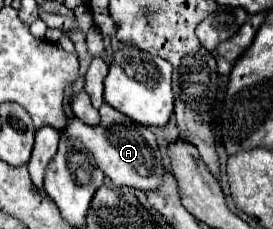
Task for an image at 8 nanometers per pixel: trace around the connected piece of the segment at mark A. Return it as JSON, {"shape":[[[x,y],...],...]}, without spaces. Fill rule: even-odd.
{"shape":[[[104,103],[100,107],[100,123],[94,127],[82,123],[80,119],[74,119],[68,125],[68,135],[82,139],[84,147],[94,155],[96,165],[104,171],[106,177],[110,177],[114,185],[118,187],[126,185],[126,187],[150,191],[150,189],[158,189],[158,185],[162,183],[164,163],[154,133],[148,127],[122,115],[120,111],[112,109],[110,105]]]}

